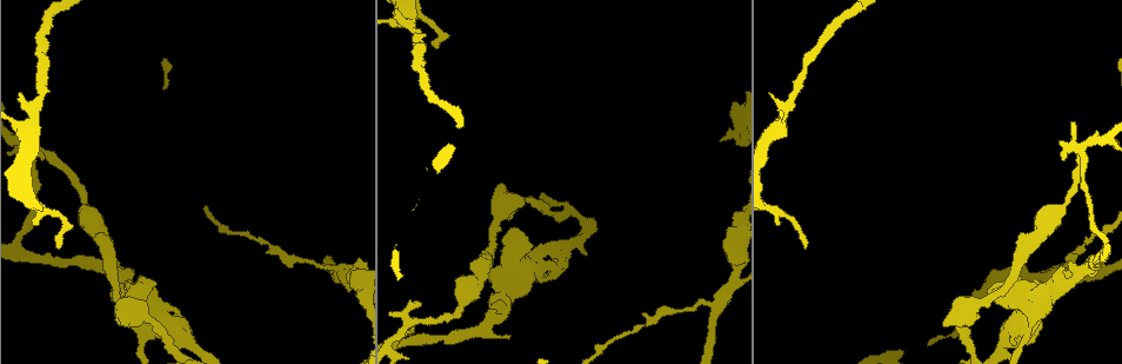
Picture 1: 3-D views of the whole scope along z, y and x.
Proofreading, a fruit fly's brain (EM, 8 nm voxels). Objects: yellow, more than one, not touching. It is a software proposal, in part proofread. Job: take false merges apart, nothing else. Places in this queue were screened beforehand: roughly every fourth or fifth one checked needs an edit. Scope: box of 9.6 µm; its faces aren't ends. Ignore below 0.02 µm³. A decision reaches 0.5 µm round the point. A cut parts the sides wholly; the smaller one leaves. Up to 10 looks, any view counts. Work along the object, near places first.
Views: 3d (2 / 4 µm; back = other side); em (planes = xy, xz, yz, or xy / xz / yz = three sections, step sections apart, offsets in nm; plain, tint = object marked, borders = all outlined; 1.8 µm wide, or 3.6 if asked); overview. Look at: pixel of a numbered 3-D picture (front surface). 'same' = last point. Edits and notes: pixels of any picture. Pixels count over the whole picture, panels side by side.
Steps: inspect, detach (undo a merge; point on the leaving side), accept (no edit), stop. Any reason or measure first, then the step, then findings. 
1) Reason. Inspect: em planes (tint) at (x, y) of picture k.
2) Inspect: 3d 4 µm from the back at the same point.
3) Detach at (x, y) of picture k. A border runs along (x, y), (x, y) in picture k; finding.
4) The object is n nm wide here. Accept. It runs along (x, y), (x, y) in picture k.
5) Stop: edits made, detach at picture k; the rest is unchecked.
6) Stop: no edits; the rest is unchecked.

Sharp bend. Inspect: em planes (tint) at (408, 320) of picture 1.

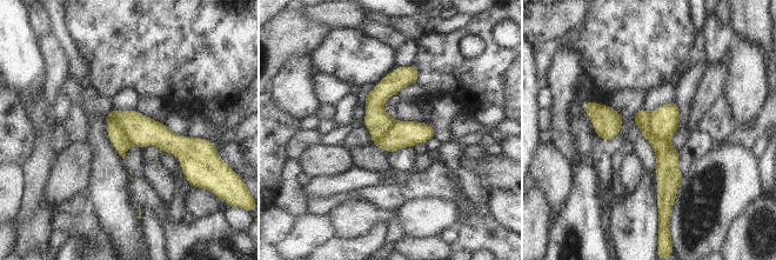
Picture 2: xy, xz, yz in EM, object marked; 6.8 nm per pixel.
Detach at (664, 121) of picture 2. A second cell is stuck on.

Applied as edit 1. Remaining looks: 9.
Touches itself. Inspect: 3d 4 µm at (563, 245) of picture 1.

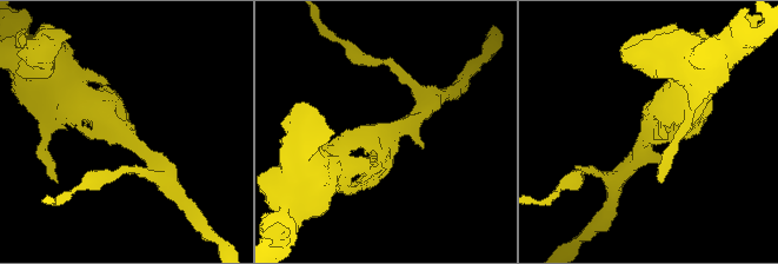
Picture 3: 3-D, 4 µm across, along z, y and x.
Now the EM. Inspect: em yz step 4 (tint) at (381, 136) of picture 3.

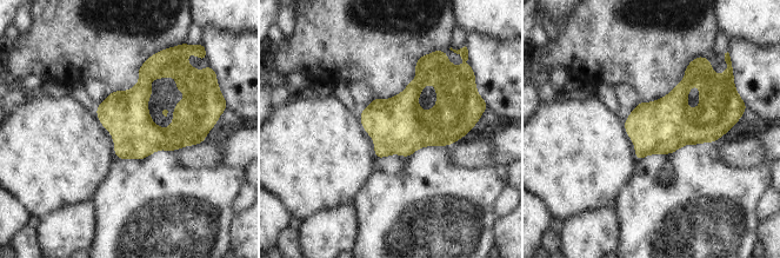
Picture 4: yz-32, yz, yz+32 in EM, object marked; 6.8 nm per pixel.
Another direction. Inspect: em planes (tint) at the same point.

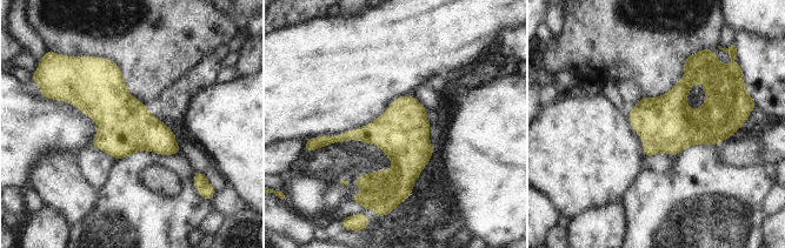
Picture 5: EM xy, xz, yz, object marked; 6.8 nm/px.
Accept. One cell here.

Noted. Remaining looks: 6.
Three-way junction. Inspect: 3d 2 µm at (716, 301) of picture 1.

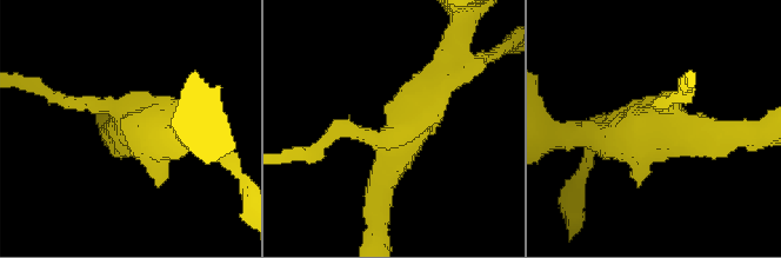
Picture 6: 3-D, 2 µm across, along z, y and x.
3 arms meet here; need the tissue. Inspect: em planes (tint) at (136, 121) of picture 6.

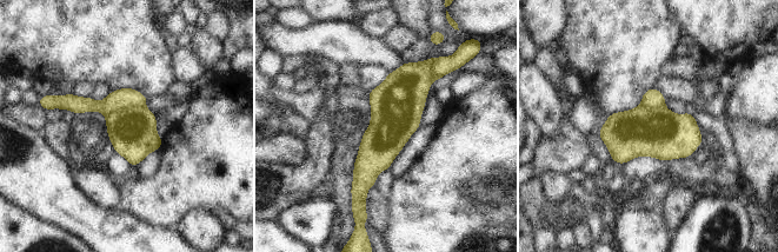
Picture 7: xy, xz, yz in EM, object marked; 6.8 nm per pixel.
The object is 340 nm wide here. Detach at (119, 99) of picture 7. A border runs along (144, 106), (115, 108), (105, 115) in picture 7; two cells meet here.

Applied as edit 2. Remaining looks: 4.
Stop: edits made, detach at picture 2, detach at picture 7; the rest is unchecked.

